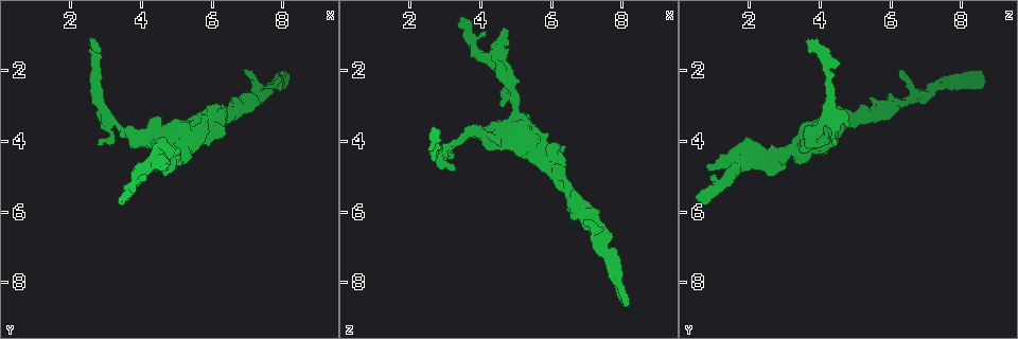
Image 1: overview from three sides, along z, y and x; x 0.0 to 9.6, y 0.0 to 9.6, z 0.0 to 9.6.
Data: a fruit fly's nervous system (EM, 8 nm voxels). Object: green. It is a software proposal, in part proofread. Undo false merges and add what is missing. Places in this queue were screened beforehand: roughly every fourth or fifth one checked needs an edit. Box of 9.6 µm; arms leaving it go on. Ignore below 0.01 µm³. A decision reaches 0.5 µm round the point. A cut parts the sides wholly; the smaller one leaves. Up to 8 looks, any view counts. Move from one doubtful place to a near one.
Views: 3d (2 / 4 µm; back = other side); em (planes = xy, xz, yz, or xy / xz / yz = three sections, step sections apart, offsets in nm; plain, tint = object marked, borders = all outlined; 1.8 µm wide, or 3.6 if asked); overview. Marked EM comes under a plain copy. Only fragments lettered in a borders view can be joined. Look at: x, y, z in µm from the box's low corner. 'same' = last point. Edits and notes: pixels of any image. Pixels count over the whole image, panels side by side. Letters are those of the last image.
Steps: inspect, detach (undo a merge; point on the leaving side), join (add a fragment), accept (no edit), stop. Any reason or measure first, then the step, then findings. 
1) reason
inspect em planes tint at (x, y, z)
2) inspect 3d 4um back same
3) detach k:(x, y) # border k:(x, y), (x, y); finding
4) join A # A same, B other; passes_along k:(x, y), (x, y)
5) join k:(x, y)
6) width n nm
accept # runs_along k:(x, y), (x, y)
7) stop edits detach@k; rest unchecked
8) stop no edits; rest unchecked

thick end
inspect 3d 4um at (4.75, 4.70, 0.75)

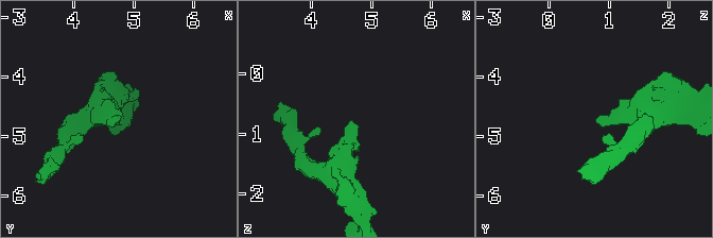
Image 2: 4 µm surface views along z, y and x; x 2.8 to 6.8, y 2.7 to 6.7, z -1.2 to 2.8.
shape alone is not enough
inspect em planes borders at (4.65, 4.70, 0.80)

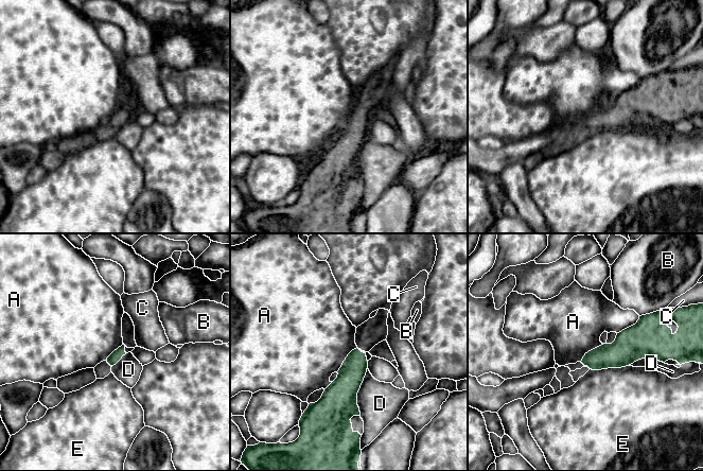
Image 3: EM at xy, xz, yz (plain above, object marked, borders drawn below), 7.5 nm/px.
accept # A other, B other, C other, D other, E other; border 3:(356, 347), (348, 354), (336, 371); none of them fits

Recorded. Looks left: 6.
sharp bend
inspect 3d 4um at (7.35, 2.70, 6.65)

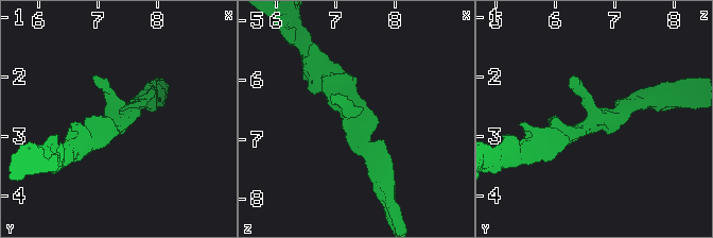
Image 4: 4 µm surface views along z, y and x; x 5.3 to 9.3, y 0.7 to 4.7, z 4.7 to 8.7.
inspect em planes borders at (7.35, 2.75, 6.65)

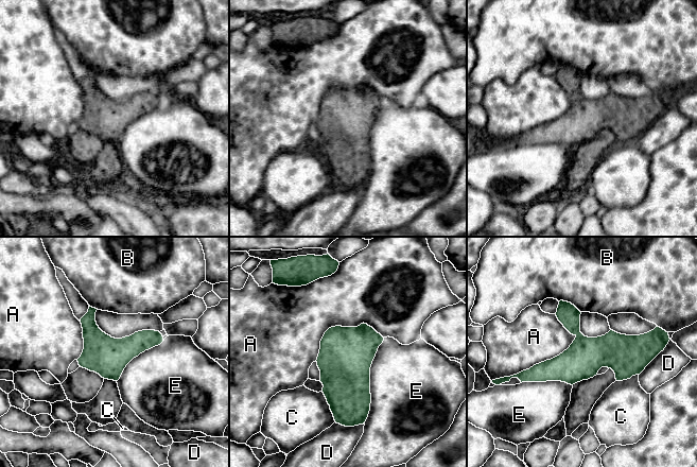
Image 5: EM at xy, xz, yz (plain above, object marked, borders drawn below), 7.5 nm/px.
longest_contact E 650 nm
accept # A other, B other, C other, D other, E other; border 5:(556, 314), (573, 342), (515, 375); one neuron here

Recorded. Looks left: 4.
long arm stops here
inspect 3d 2um at (2.65, 1.10, 3.65)

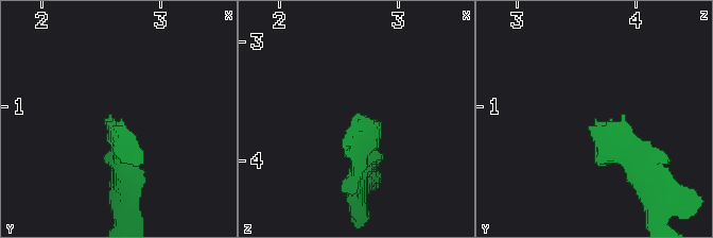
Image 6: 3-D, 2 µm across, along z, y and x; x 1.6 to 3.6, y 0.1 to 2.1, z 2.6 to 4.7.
inspect em planes borders at (2.66, 1.10, 3.66)

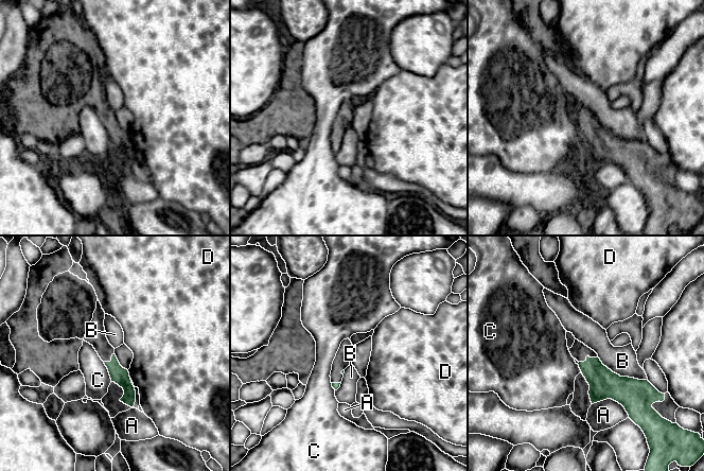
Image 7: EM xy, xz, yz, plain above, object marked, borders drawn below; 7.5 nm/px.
accept # A other, B other, C other, D other; border 7:(598, 356), (620, 376), (647, 380); none of them fits

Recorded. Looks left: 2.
stop no edits; rest unchecked

